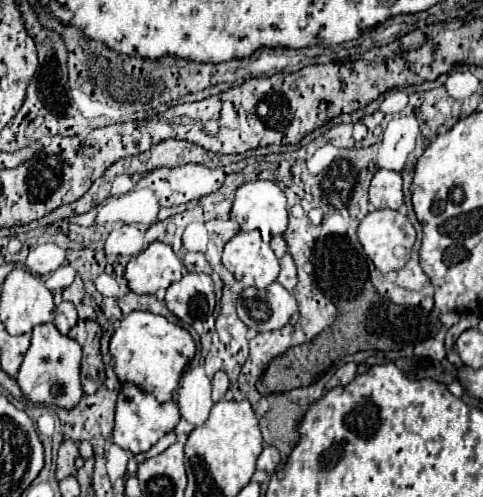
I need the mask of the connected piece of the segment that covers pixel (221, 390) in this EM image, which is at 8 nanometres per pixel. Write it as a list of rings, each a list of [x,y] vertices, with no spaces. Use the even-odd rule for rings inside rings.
[[[219,371],[219,373],[213,377],[213,401],[215,401],[215,403],[221,401],[221,399],[225,397],[227,389],[229,389],[229,379],[227,379],[227,375],[225,375],[223,371]]]

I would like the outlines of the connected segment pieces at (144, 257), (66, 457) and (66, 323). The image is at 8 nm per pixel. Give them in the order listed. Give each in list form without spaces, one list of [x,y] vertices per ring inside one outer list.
[[[155,241],[127,263],[125,279],[133,293],[153,295],[159,289],[167,289],[171,283],[179,281],[183,273],[185,265],[173,249],[161,241]]]
[[[63,441],[59,447],[59,453],[57,453],[57,471],[55,471],[59,481],[75,475],[75,459],[77,457],[79,457],[77,443],[75,441]]]
[[[61,301],[57,307],[55,307],[55,319],[53,319],[53,325],[63,333],[67,335],[69,329],[77,323],[77,311],[75,311],[75,305],[71,301]]]

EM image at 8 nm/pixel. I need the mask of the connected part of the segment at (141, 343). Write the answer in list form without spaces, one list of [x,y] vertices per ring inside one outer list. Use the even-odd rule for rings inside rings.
[[[131,311],[115,329],[109,351],[115,359],[113,369],[121,383],[131,383],[141,391],[155,395],[159,403],[167,403],[177,399],[179,379],[189,361],[195,357],[197,347],[187,329],[167,321],[165,317],[151,311]]]

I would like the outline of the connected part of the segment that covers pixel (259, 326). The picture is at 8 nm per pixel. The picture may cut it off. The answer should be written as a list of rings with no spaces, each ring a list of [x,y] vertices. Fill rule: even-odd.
[[[277,281],[267,289],[247,287],[237,297],[237,315],[253,331],[273,331],[285,327],[295,309],[295,295]]]

